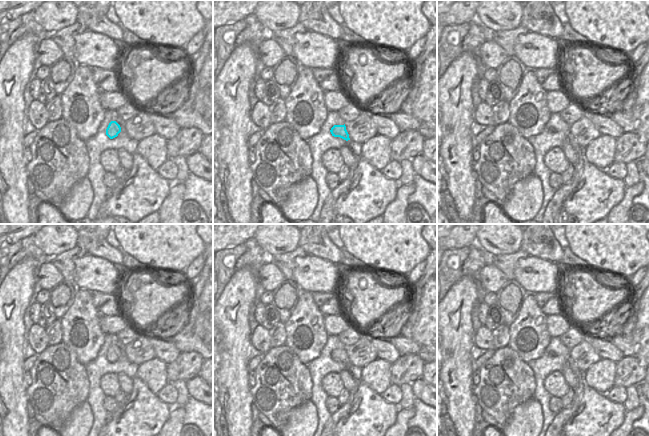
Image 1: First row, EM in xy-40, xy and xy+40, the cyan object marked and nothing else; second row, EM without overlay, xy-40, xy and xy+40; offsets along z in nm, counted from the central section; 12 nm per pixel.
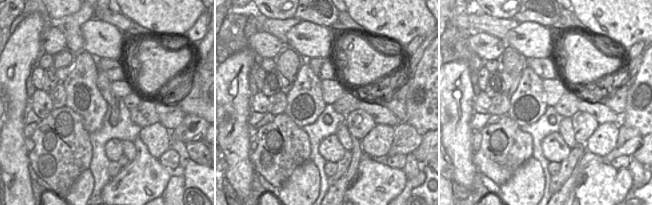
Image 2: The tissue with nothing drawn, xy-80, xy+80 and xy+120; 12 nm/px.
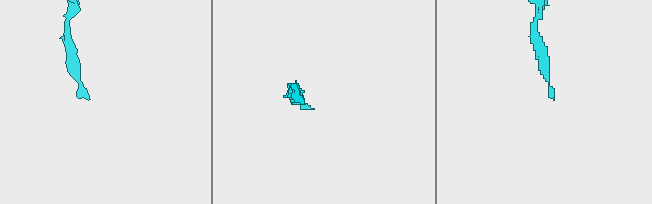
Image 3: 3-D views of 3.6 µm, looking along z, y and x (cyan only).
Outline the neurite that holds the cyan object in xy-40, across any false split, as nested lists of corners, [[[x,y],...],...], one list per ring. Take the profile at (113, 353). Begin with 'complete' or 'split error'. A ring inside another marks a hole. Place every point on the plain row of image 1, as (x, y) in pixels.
complete; [[[111,345],[106,353],[106,359],[113,363],[121,356],[121,351],[116,345]]]

